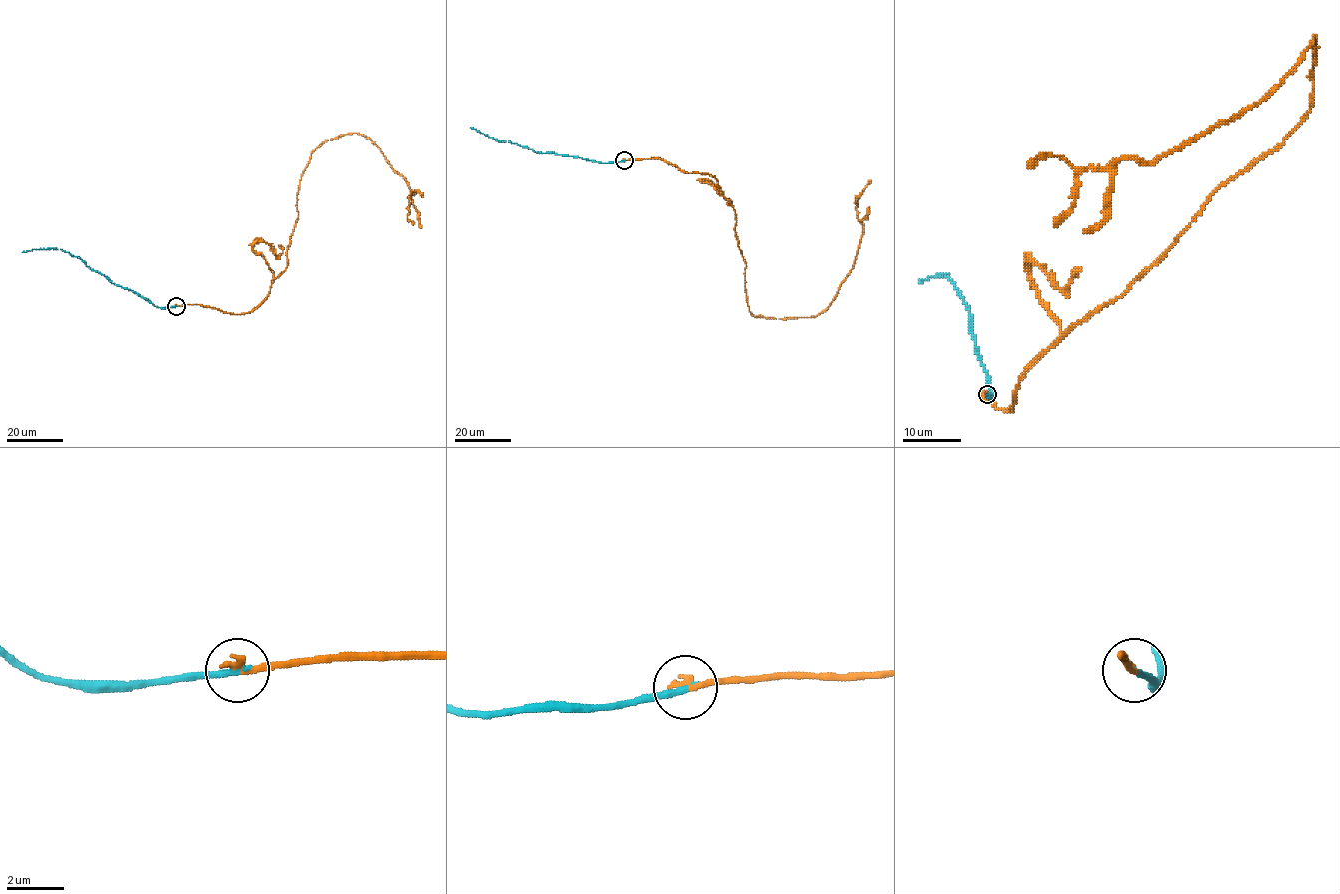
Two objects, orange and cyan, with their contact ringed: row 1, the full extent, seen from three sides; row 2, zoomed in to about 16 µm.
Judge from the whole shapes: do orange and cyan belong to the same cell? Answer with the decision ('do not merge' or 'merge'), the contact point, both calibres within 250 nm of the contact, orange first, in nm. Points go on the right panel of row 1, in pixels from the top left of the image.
merge; place (987, 394); calibres 240 and 240 nm

